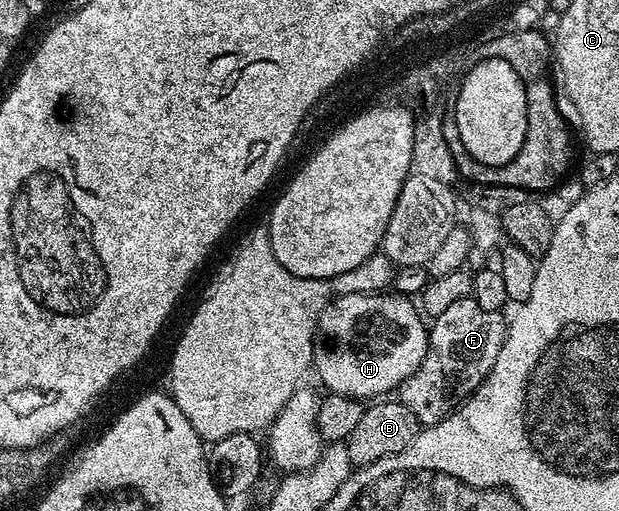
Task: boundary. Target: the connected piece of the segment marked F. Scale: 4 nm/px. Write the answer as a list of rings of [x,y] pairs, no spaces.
[[[471,296],[448,304],[448,308],[429,323],[430,339],[424,360],[396,391],[397,401],[412,408],[419,427],[435,426],[444,420],[486,379],[506,339],[508,322],[502,317],[503,311],[488,312],[488,308],[480,308]]]

